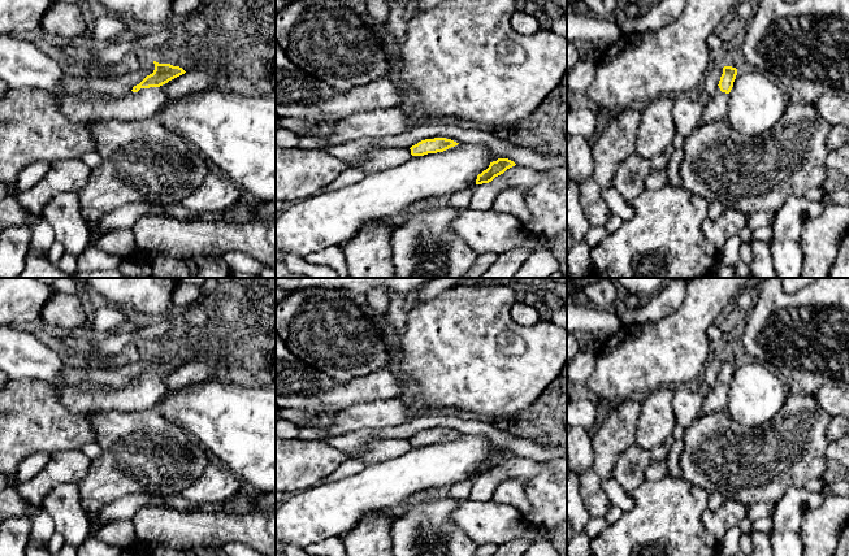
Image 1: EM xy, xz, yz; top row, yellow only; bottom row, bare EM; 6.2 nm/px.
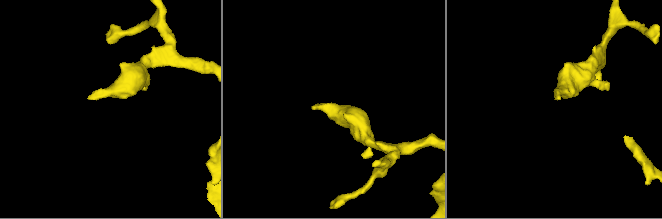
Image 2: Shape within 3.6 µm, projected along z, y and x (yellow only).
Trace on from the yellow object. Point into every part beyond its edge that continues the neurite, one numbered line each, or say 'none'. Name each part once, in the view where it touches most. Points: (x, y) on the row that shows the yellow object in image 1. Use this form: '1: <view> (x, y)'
1: xy (146, 103)

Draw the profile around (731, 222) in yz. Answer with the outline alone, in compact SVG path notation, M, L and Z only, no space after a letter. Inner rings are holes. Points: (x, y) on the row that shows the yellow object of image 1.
M724 209L716 220L706 218L702 222L705 236L720 249L725 242L737 235L748 223L748 216L736 209Z

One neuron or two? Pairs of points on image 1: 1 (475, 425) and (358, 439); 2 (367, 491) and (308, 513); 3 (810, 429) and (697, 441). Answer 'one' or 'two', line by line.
1: one
2: one
3: one

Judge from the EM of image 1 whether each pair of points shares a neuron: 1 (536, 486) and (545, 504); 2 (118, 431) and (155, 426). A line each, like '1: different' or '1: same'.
1: same
2: same

